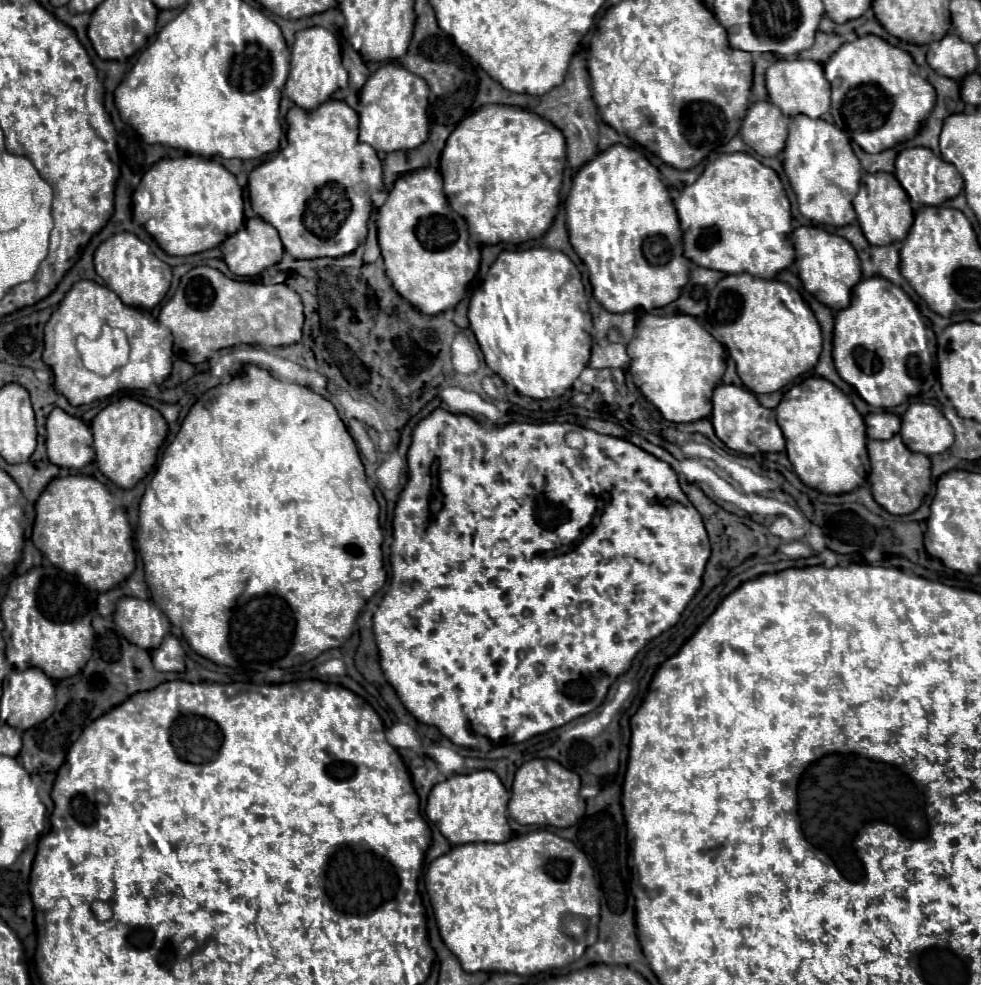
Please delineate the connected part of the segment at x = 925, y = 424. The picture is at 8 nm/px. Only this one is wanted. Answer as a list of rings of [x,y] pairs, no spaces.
[[[914,402],[902,416],[900,436],[912,452],[926,456],[946,452],[954,444],[954,430],[944,414],[932,406]]]

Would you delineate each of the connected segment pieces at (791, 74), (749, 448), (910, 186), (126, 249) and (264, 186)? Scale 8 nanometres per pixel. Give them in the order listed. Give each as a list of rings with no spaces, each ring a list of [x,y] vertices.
[[[778,60],[766,72],[768,98],[786,116],[806,114],[810,118],[820,118],[830,110],[830,82],[826,78],[824,65],[814,64],[814,60]]]
[[[720,384],[712,396],[712,426],[716,436],[732,450],[742,454],[758,454],[758,452],[782,452],[784,436],[780,426],[776,424],[776,412],[758,404],[756,396],[742,386]]]
[[[906,148],[896,158],[896,178],[902,188],[908,192],[910,200],[924,206],[938,206],[960,194],[964,180],[954,164],[936,156],[930,148]]]
[[[118,232],[102,242],[94,254],[94,266],[106,286],[114,290],[126,306],[134,308],[152,310],[154,306],[158,306],[172,282],[172,268],[158,256],[154,256],[150,246],[132,232]]]
[[[328,100],[314,112],[298,106],[288,110],[288,144],[270,162],[256,166],[248,178],[252,210],[272,224],[286,248],[296,260],[306,258],[340,258],[354,252],[368,234],[368,218],[372,210],[370,194],[384,188],[382,164],[374,148],[358,140],[358,114],[342,100]]]

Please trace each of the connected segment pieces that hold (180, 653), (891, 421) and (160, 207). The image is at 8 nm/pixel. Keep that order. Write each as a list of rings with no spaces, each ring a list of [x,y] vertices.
[[[168,634],[160,648],[152,650],[152,662],[154,668],[160,672],[184,672],[184,650],[180,646],[180,640],[172,634]]]
[[[872,412],[864,416],[868,438],[876,440],[890,440],[894,434],[898,434],[900,428],[900,416],[892,412]]]
[[[202,156],[166,158],[156,162],[134,190],[134,220],[142,224],[152,238],[170,256],[190,256],[210,248],[216,248],[245,224],[242,188],[238,186],[234,174],[230,174],[220,162],[206,160]]]

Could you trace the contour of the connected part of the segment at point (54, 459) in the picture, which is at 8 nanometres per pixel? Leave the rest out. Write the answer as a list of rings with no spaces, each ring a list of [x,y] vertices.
[[[54,408],[46,422],[46,450],[52,464],[80,470],[94,460],[92,432],[82,420]]]

